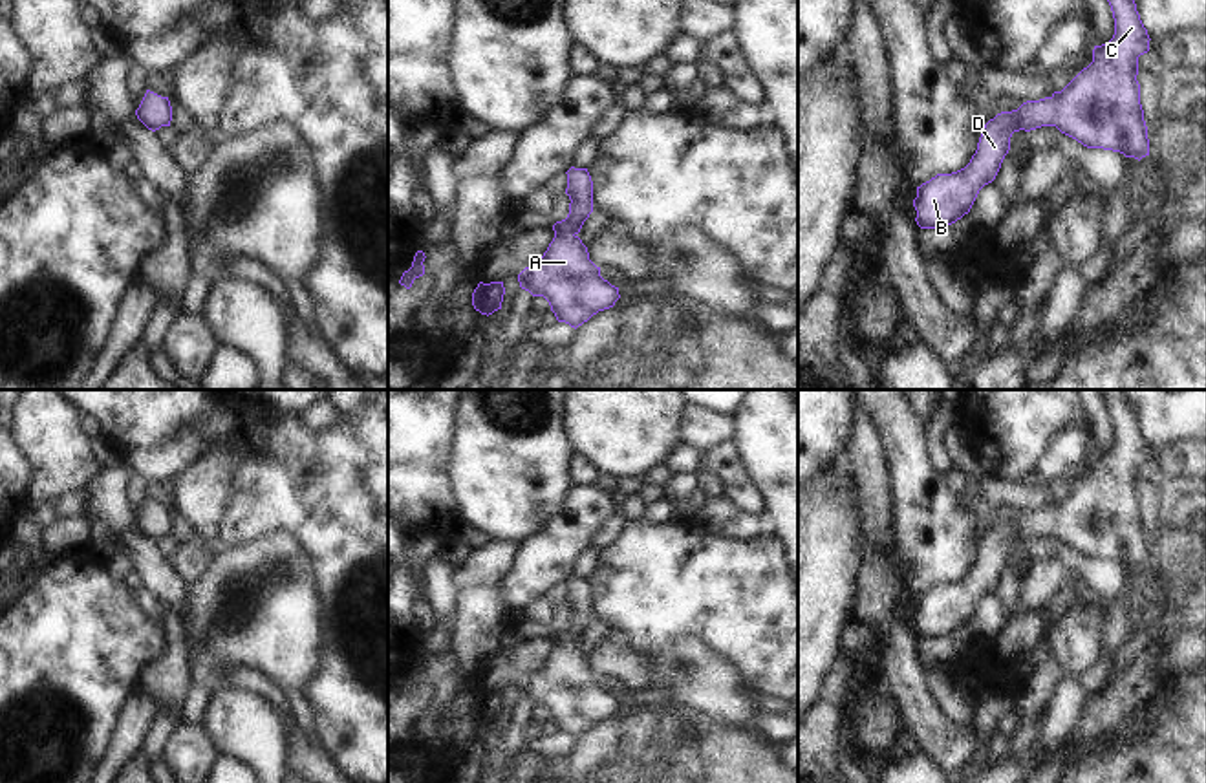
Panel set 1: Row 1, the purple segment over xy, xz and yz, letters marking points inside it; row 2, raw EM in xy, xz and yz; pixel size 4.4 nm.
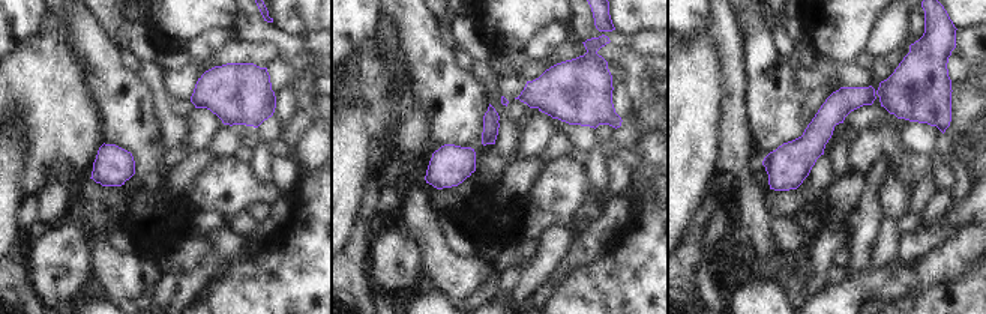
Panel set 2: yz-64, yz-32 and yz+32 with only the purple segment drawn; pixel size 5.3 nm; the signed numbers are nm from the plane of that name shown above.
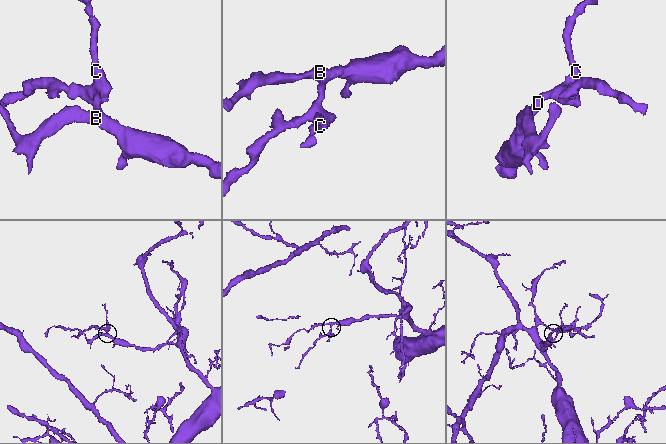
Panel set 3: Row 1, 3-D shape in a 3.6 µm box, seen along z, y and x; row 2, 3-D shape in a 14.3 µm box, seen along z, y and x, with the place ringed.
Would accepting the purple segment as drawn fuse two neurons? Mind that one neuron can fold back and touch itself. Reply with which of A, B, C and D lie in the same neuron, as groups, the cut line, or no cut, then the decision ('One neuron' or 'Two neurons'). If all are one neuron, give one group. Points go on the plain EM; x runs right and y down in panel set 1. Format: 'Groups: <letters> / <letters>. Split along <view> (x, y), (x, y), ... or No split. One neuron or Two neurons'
Groups: A B C D. No split. One neuron.

